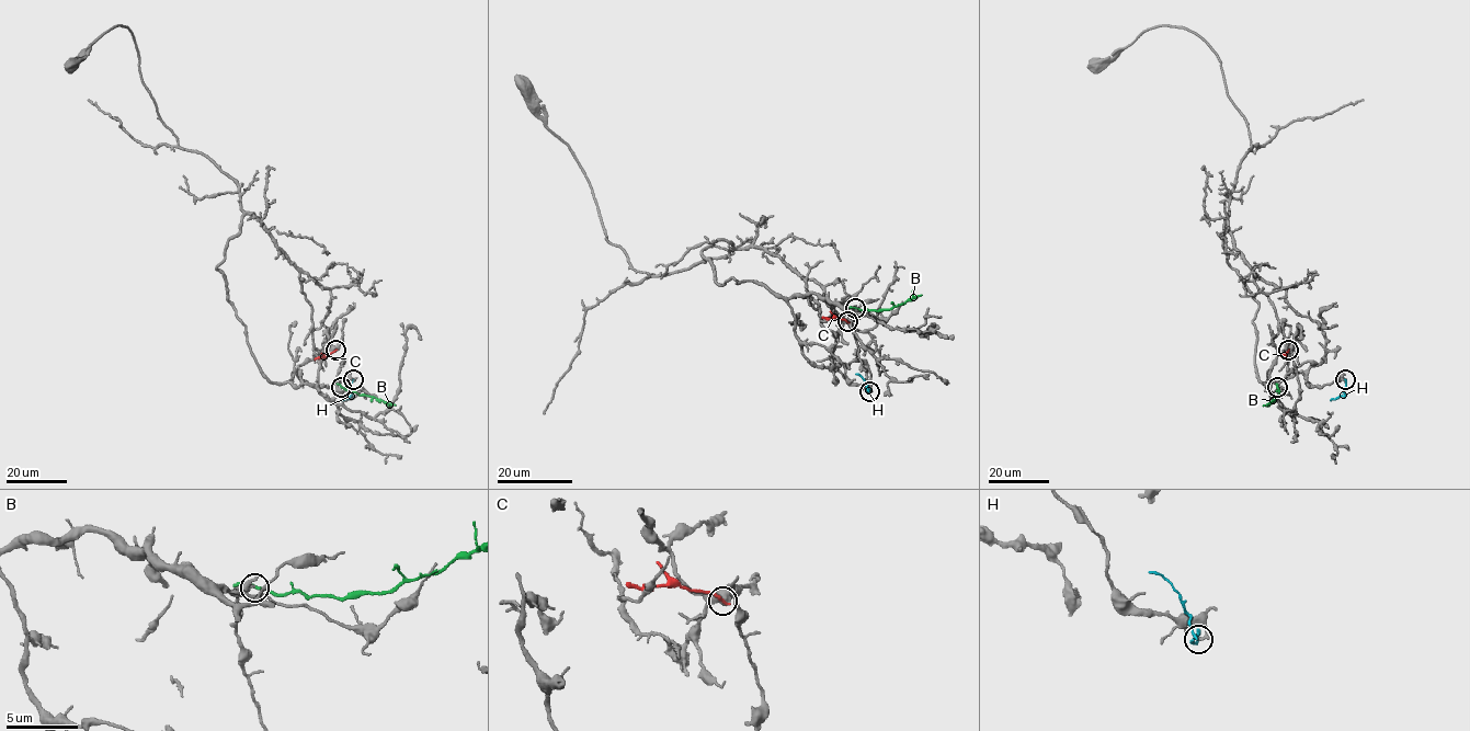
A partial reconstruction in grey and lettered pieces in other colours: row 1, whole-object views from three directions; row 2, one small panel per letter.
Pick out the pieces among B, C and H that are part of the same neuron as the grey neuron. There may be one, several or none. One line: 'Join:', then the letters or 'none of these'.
Join: none of these

